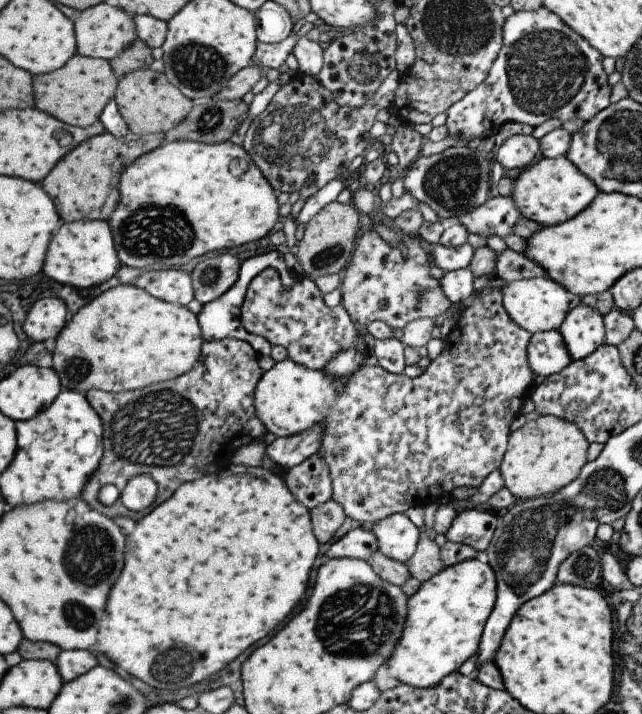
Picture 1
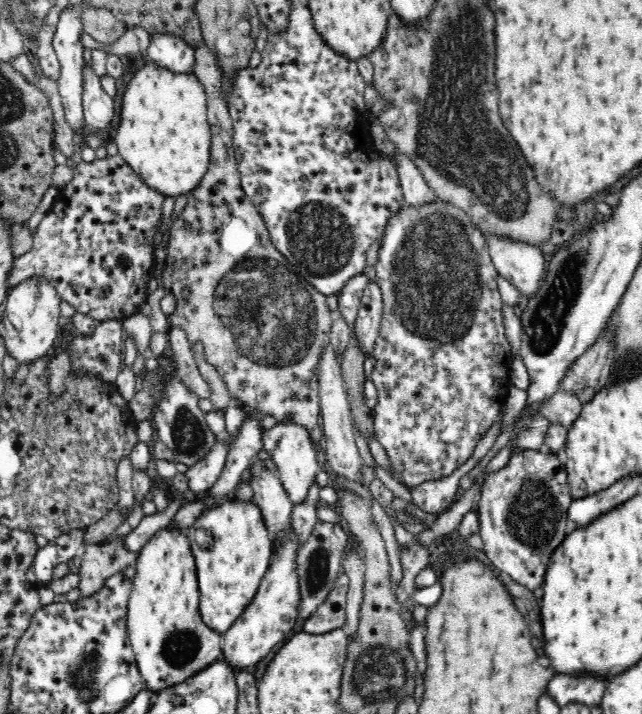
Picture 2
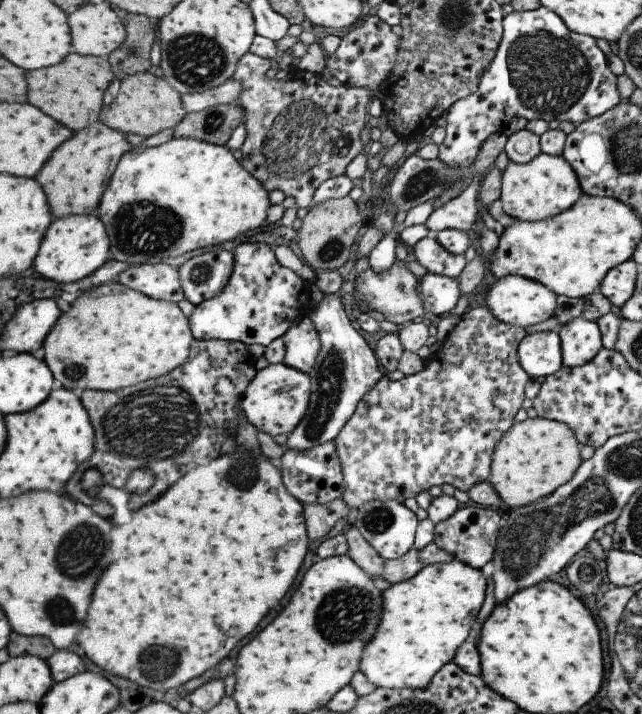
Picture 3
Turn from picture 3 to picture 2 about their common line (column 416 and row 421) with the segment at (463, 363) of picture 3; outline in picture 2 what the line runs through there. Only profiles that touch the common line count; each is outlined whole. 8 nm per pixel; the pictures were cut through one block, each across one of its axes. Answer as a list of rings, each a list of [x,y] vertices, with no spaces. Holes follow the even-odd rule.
[[[440,200],[418,208],[404,205],[398,214],[390,218],[381,238],[378,263],[373,268],[373,272],[384,298],[381,328],[373,348],[376,363],[370,374],[370,379],[378,391],[378,403],[372,409],[373,436],[380,442],[387,455],[389,469],[386,471],[411,492],[415,486],[423,482],[442,480],[454,474],[472,456],[478,440],[496,422],[498,412],[504,409],[511,385],[509,374],[513,360],[510,357],[510,345],[506,341],[505,329],[502,325],[503,301],[497,290],[499,273],[494,269],[488,255],[482,232],[476,227],[472,218],[454,205]]]

